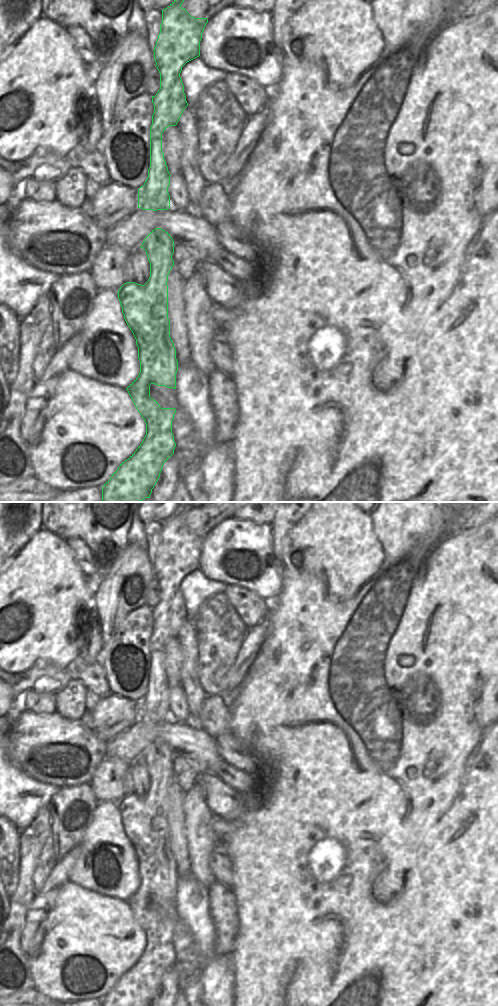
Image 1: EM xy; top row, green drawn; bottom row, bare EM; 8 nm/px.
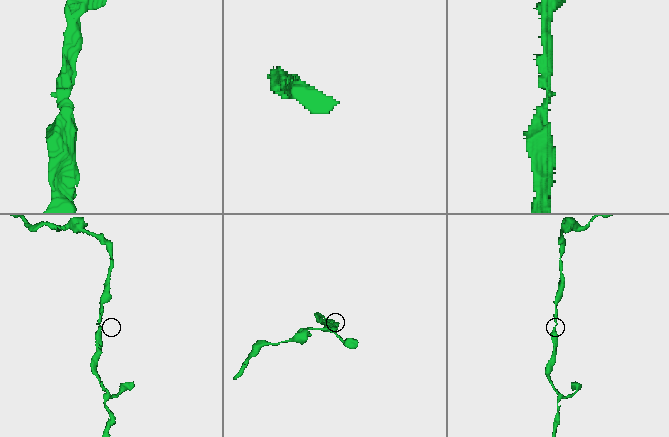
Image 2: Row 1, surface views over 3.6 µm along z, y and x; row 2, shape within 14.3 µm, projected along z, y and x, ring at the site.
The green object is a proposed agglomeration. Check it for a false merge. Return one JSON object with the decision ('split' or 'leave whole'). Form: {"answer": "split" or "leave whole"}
{"answer": "leave whole"}

